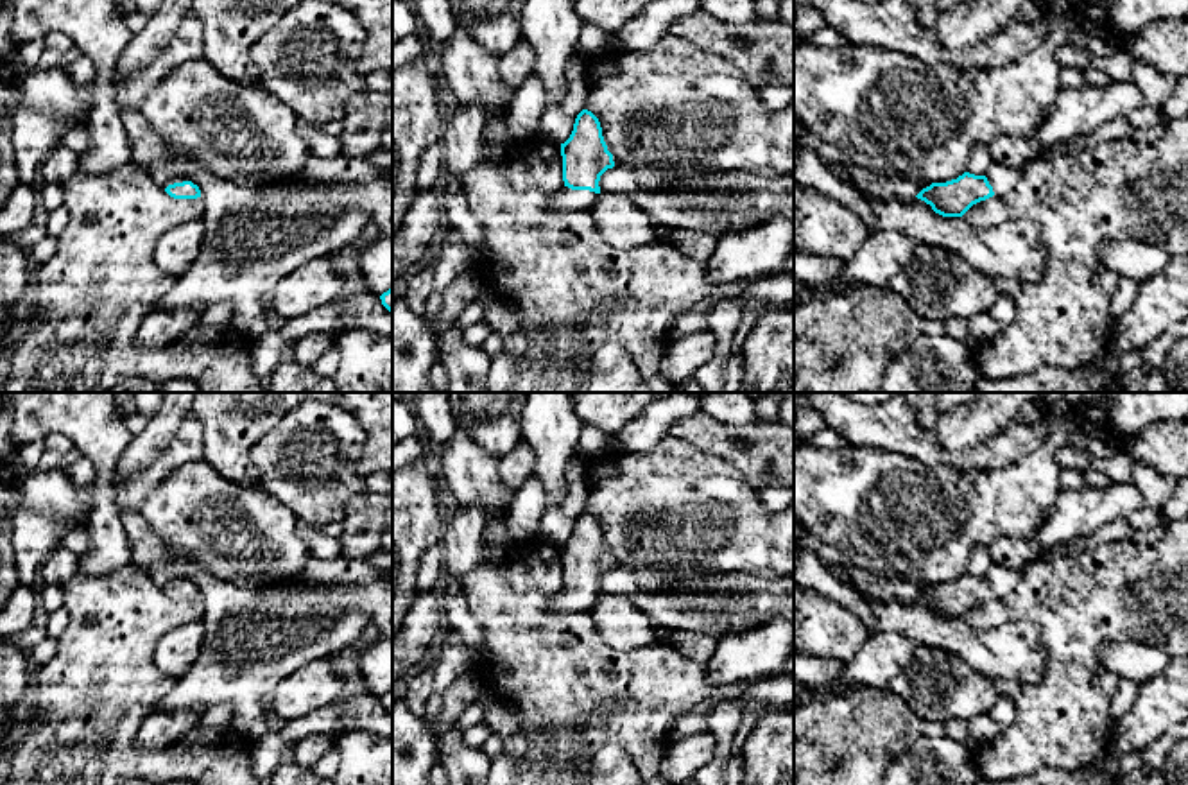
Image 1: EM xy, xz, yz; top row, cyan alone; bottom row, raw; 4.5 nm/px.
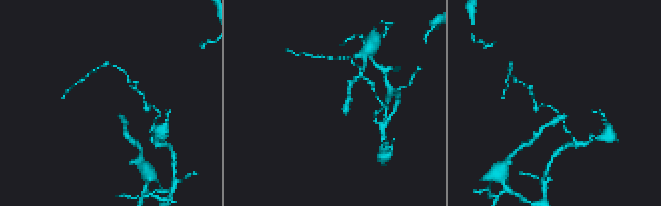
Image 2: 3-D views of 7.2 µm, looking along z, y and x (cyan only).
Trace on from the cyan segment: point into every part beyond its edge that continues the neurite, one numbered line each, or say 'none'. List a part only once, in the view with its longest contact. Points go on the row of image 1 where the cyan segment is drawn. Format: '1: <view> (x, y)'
1: xz (565, 201)

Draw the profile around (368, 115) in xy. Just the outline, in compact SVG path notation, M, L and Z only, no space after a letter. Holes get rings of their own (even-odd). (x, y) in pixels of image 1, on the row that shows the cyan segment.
M362 90L346 102L346 113L342 118L340 145L346 158L369 156L378 145L387 129L392 129L392 95Z

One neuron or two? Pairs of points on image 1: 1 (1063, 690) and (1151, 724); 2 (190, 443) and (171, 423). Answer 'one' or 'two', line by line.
1: two
2: two

